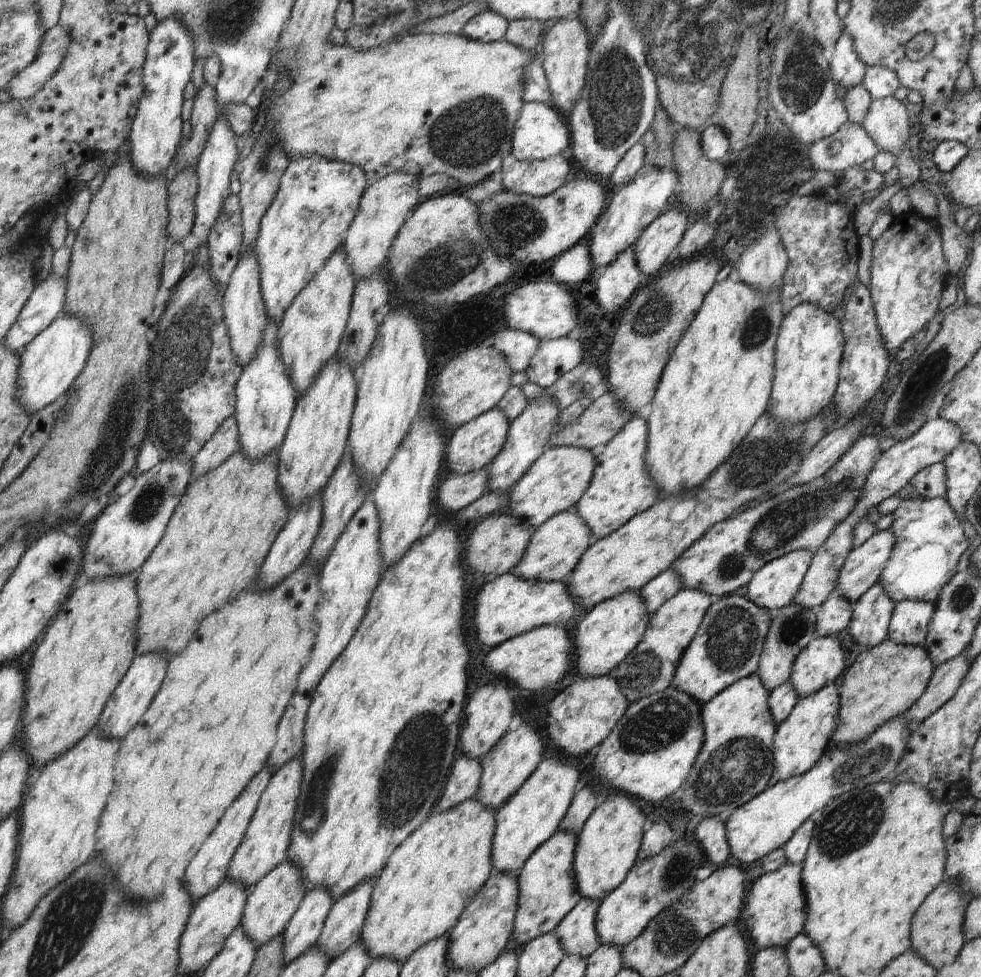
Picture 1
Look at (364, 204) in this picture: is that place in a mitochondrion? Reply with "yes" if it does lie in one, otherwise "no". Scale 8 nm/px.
no

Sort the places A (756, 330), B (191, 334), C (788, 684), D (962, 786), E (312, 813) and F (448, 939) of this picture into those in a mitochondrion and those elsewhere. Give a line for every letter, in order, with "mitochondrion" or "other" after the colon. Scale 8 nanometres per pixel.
A: mitochondrion
B: mitochondrion
C: other
D: other
E: mitochondrion
F: other

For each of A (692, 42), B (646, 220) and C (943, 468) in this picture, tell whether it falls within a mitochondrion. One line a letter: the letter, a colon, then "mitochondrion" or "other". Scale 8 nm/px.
A: mitochondrion
B: other
C: other

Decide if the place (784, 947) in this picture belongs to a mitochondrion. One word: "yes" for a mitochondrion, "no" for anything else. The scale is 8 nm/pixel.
no

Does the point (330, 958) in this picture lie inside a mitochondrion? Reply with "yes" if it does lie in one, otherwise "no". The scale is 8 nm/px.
no

